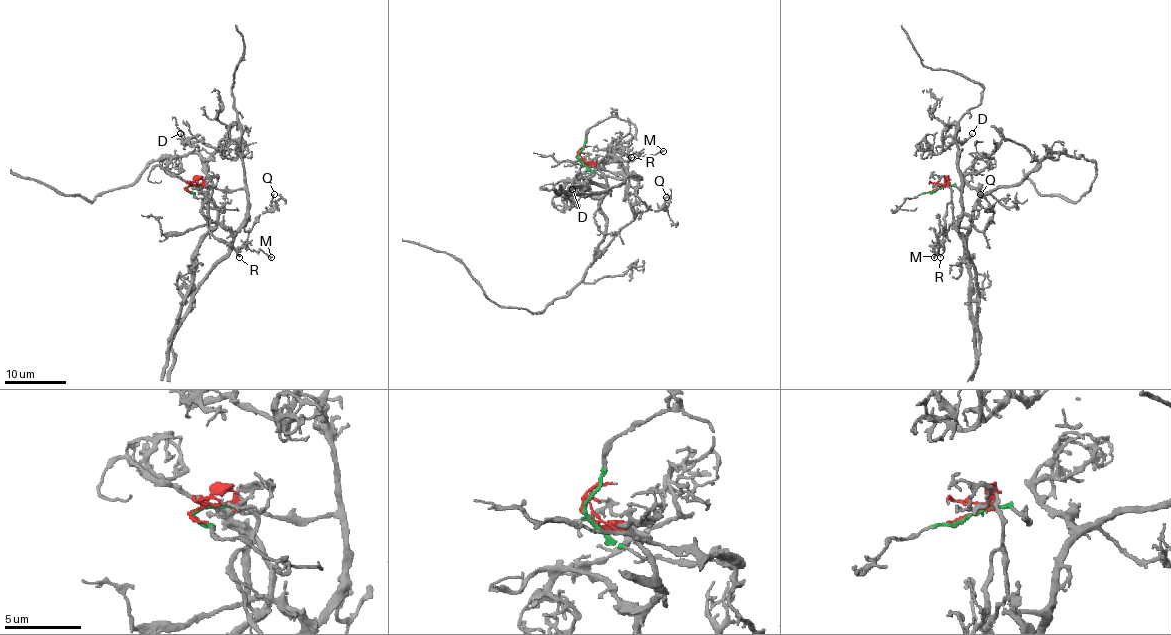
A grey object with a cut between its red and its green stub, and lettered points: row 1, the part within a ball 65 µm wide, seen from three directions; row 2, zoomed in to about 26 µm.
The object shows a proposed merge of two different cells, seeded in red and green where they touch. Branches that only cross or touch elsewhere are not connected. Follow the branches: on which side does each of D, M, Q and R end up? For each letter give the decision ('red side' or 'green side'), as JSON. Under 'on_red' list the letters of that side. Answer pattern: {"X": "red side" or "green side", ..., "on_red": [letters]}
{"D": "green side", "M": "red side", "Q": "green side", "R": "red side", "on_red": ["M", "R"]}

